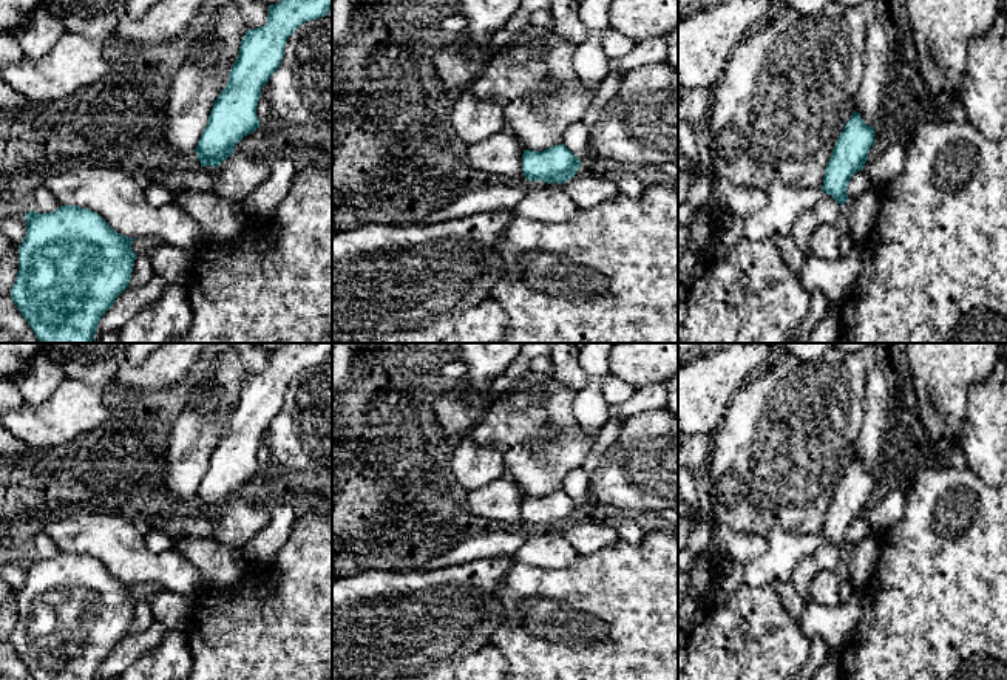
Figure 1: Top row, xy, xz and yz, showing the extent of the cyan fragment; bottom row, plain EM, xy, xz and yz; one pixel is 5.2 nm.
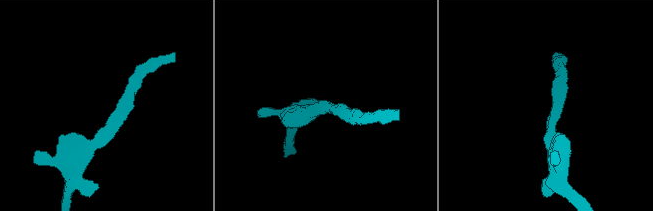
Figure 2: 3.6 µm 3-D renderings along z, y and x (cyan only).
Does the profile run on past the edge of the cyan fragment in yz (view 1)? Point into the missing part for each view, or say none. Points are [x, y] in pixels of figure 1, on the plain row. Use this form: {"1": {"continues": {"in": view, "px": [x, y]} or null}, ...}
{"1": {"continues": null}}

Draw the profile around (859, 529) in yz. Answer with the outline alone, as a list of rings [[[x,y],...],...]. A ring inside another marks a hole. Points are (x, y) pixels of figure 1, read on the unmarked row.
[[[863,515],[856,518],[846,535],[848,547],[859,544],[868,533],[871,533],[871,527],[866,518]]]

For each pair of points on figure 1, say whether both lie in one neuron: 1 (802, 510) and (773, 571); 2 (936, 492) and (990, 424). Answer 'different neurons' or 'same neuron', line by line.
1: different neurons
2: different neurons

